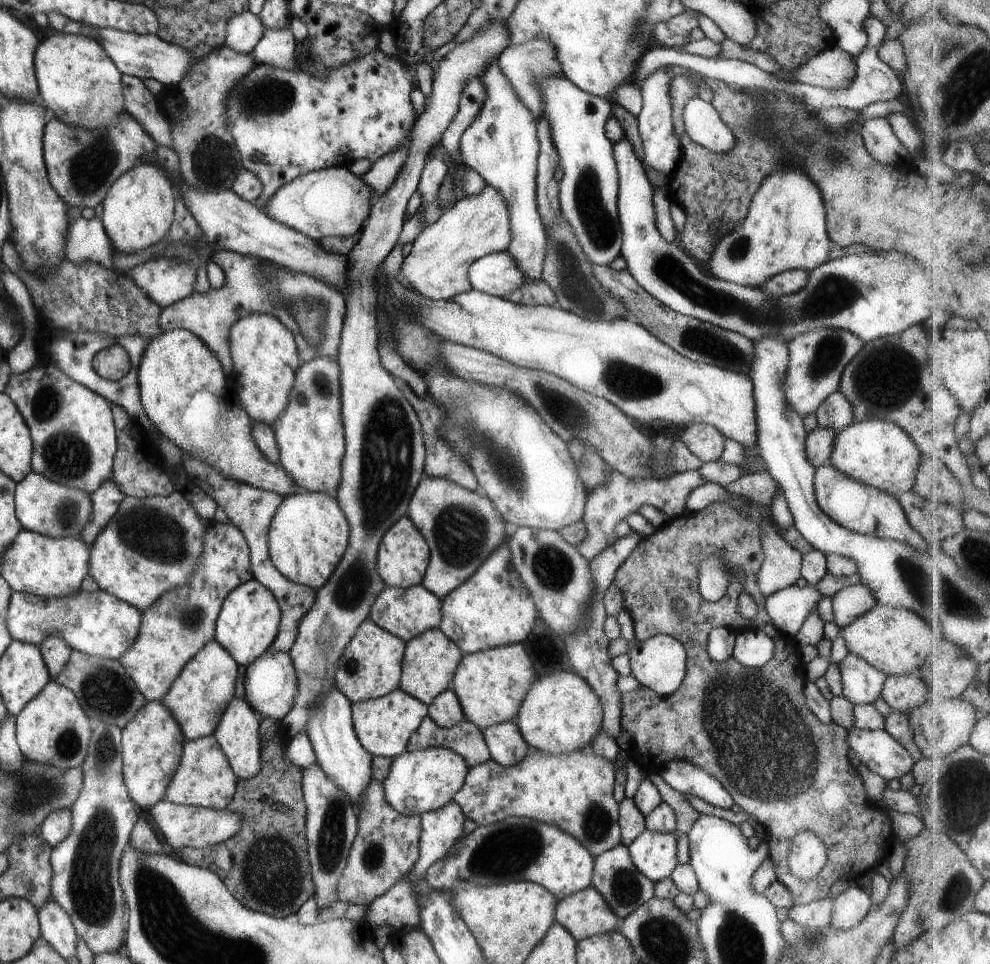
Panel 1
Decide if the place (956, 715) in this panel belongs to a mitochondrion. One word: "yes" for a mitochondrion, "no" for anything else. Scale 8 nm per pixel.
no

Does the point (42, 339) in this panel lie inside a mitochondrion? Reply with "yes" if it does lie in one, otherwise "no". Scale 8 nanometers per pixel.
no

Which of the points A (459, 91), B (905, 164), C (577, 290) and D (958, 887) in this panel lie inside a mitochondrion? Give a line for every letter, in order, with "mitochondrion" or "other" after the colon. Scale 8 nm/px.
A: other
B: other
C: mitochondrion
D: mitochondrion

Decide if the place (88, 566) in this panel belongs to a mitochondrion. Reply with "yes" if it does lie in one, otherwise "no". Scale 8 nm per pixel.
no

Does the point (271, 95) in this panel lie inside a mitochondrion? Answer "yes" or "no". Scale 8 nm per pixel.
yes

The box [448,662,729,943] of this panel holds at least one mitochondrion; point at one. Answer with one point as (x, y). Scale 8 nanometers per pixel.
(626, 888)

